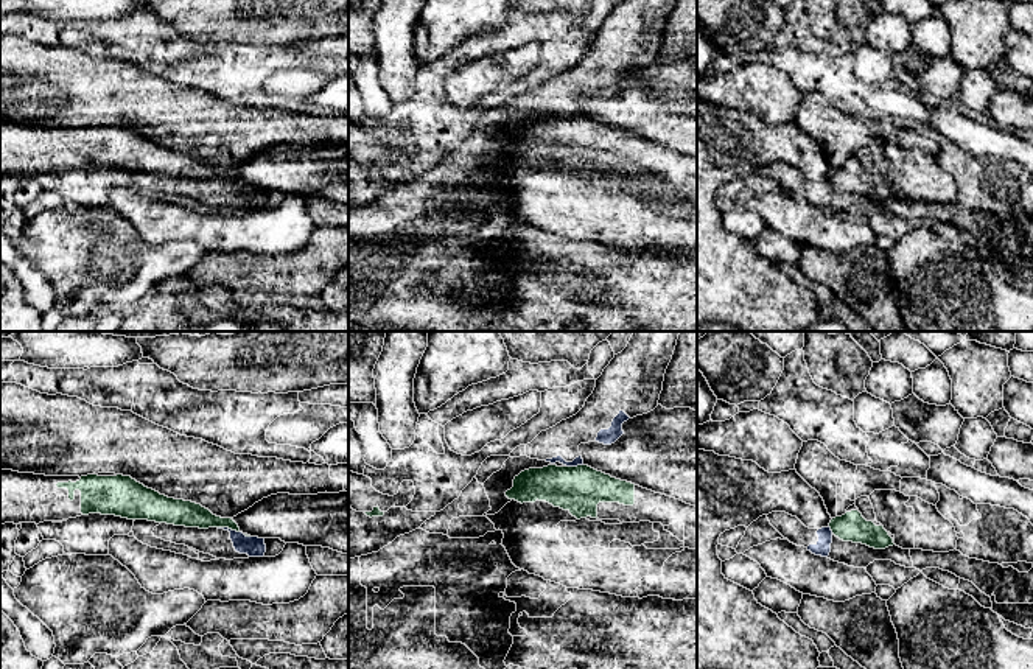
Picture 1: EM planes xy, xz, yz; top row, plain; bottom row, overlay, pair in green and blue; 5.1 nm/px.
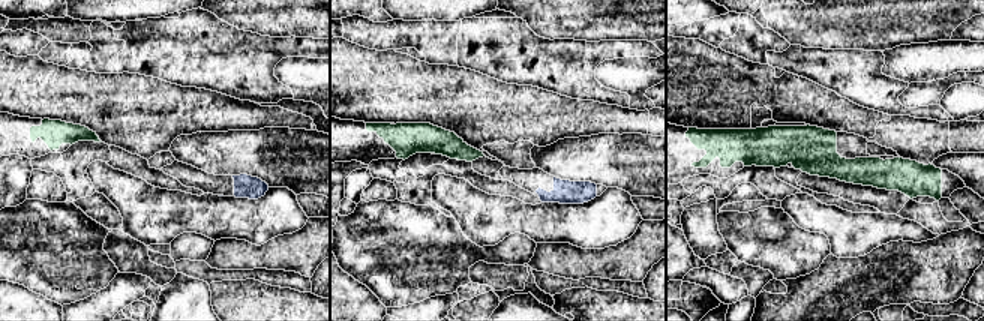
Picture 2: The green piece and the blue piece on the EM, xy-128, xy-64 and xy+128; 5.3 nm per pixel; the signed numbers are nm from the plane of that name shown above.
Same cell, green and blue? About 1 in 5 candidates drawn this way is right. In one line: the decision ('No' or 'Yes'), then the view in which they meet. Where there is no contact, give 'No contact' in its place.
No. Touches green in xy

